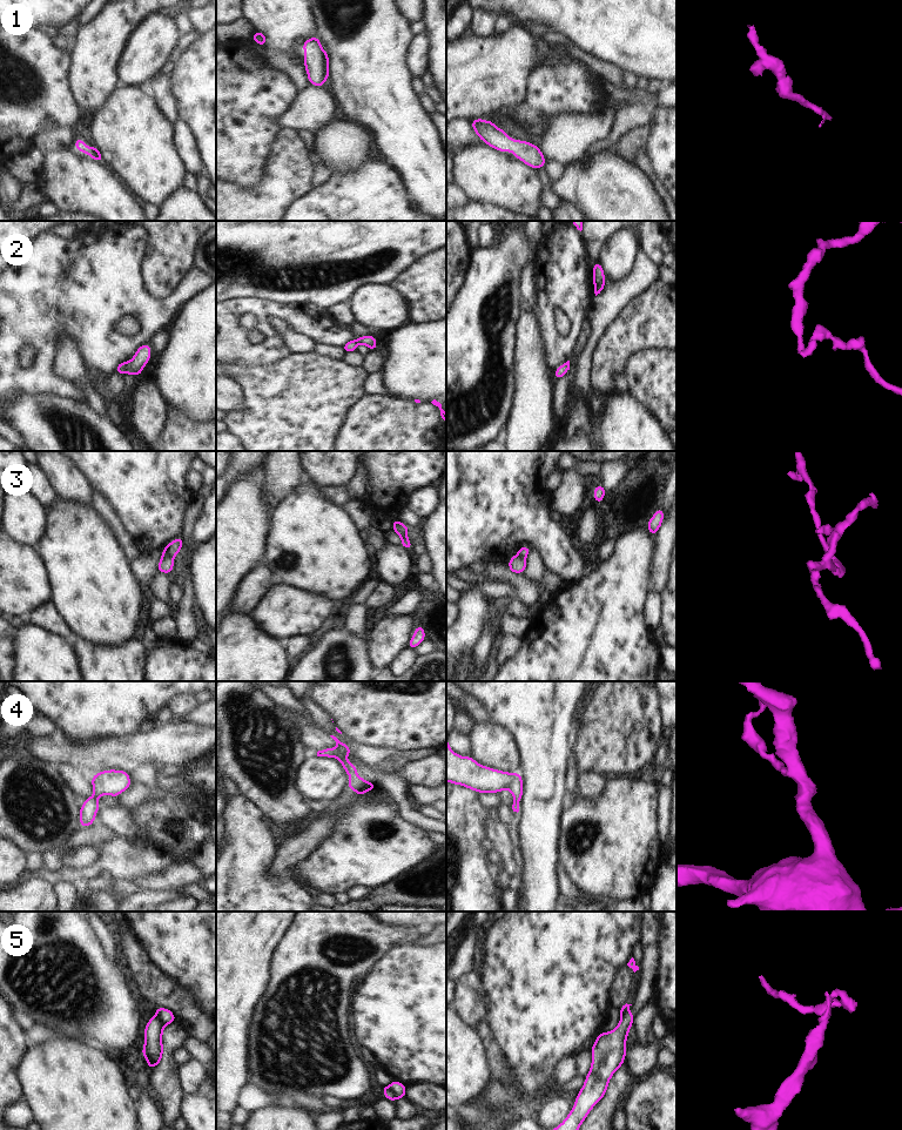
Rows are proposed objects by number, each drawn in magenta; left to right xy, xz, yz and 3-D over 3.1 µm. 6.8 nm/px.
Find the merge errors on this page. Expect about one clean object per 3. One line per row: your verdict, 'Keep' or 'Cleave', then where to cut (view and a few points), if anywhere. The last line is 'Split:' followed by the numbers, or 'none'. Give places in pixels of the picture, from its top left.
1: Keep. No split
2: Cleave. Split along xy (127, 362), (123, 372)
3: Cleave. Split along xy (162, 553), (169, 555), (173, 558)
4: Keep. No split
5: Cleave. Split along xz (388, 1087), (396, 1098)
Split: 2, 3, 5

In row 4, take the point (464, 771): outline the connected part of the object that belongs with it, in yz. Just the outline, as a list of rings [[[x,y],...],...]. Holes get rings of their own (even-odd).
[[[447,738],[446,781],[477,793],[498,794],[507,789],[513,794],[513,812],[519,812],[519,802],[524,793],[521,774],[489,768],[478,764],[472,756],[460,756],[450,748]]]

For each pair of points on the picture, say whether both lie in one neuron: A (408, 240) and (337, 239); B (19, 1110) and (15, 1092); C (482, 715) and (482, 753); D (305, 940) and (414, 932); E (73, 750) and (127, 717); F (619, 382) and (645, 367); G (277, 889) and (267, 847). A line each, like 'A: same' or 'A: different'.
A: same
B: different
C: different
D: same
E: different
F: different
G: same

